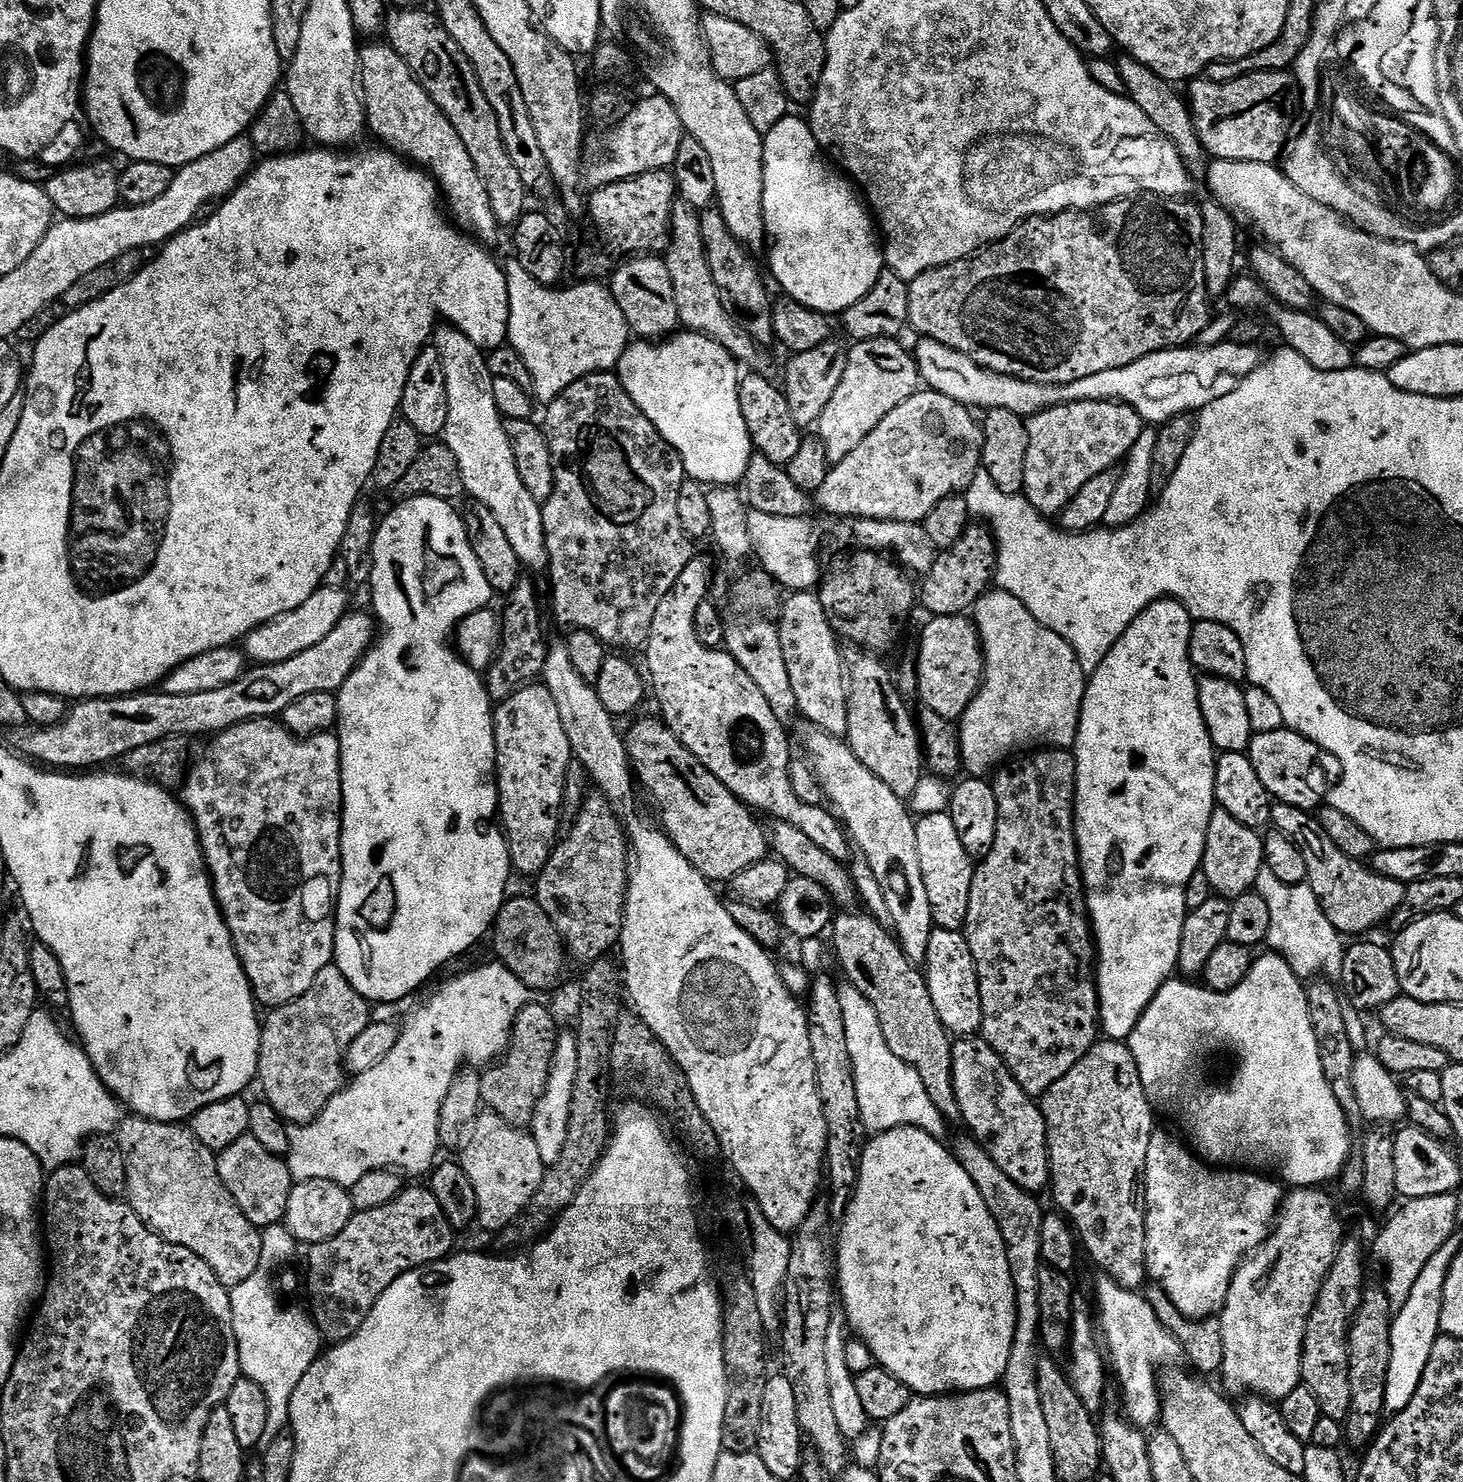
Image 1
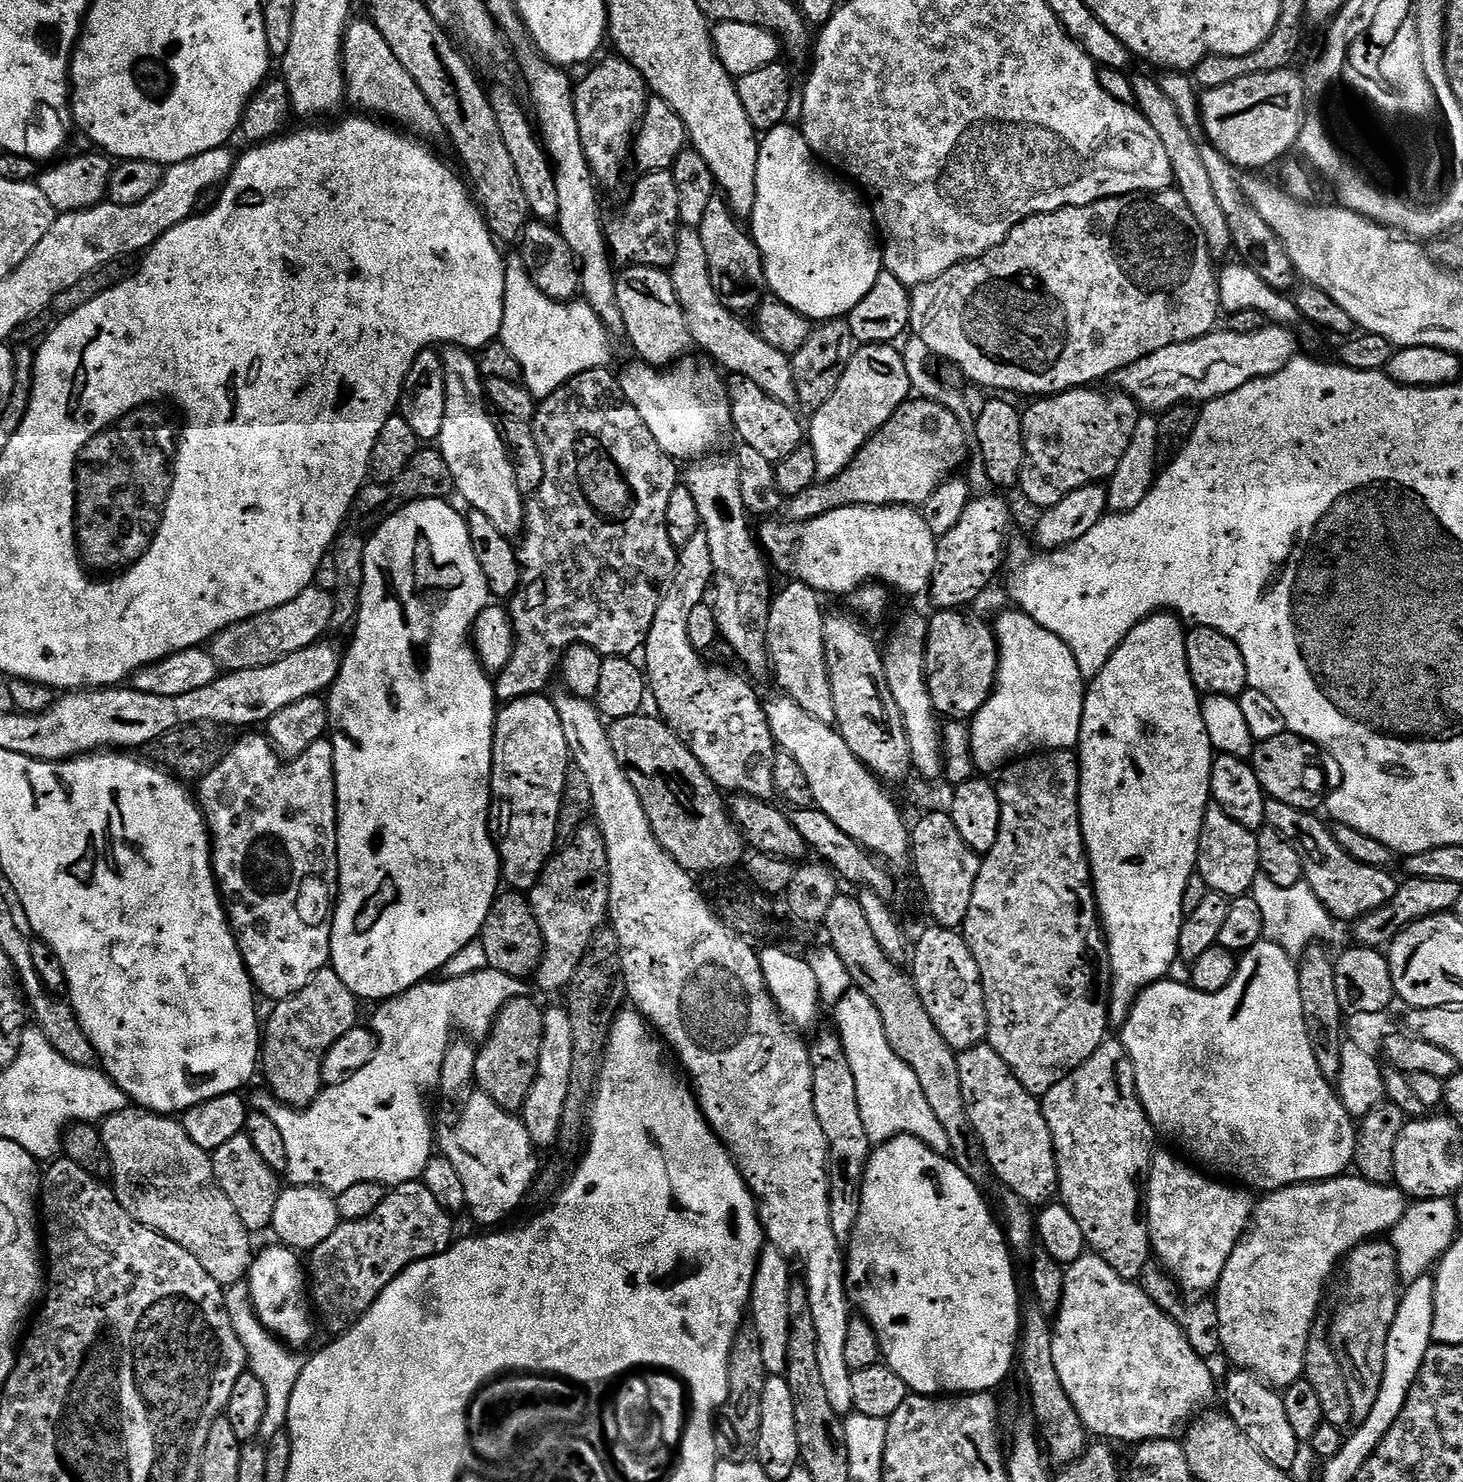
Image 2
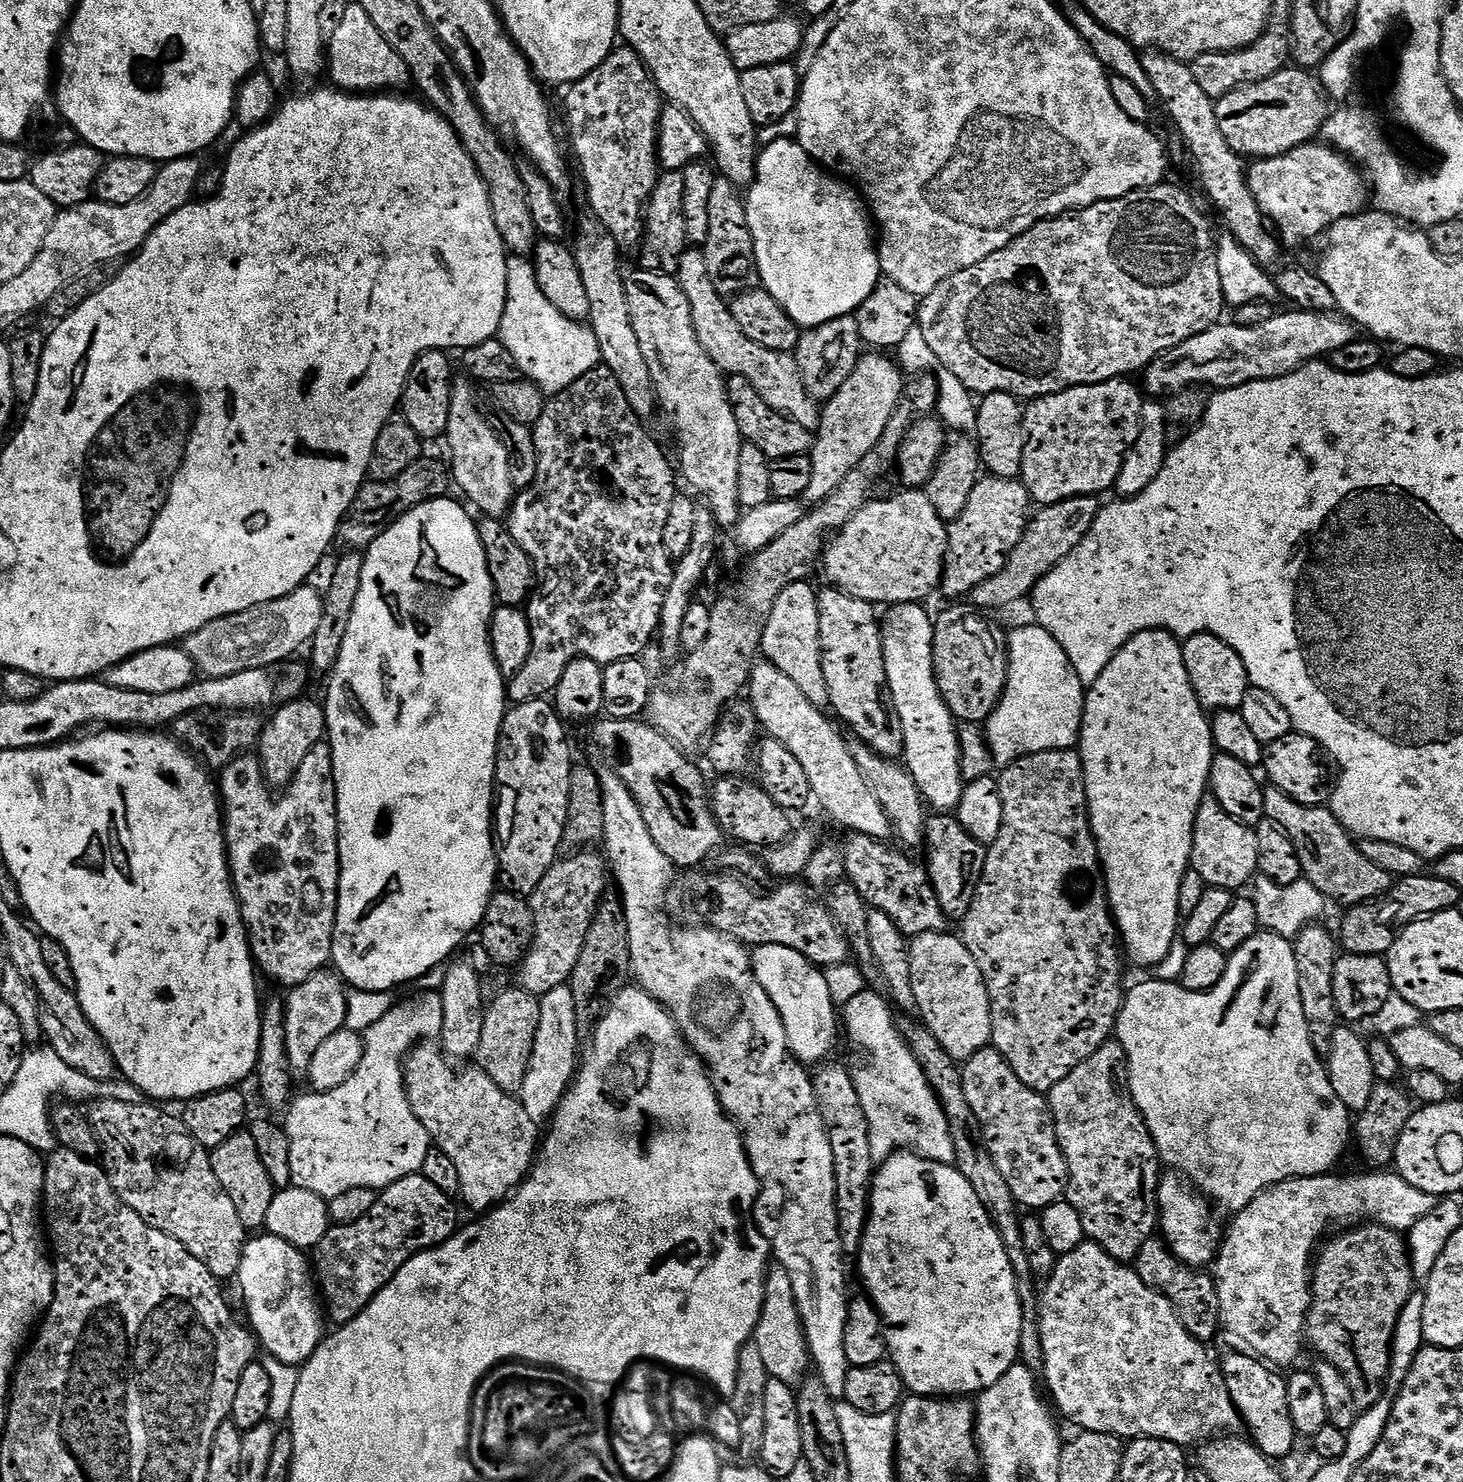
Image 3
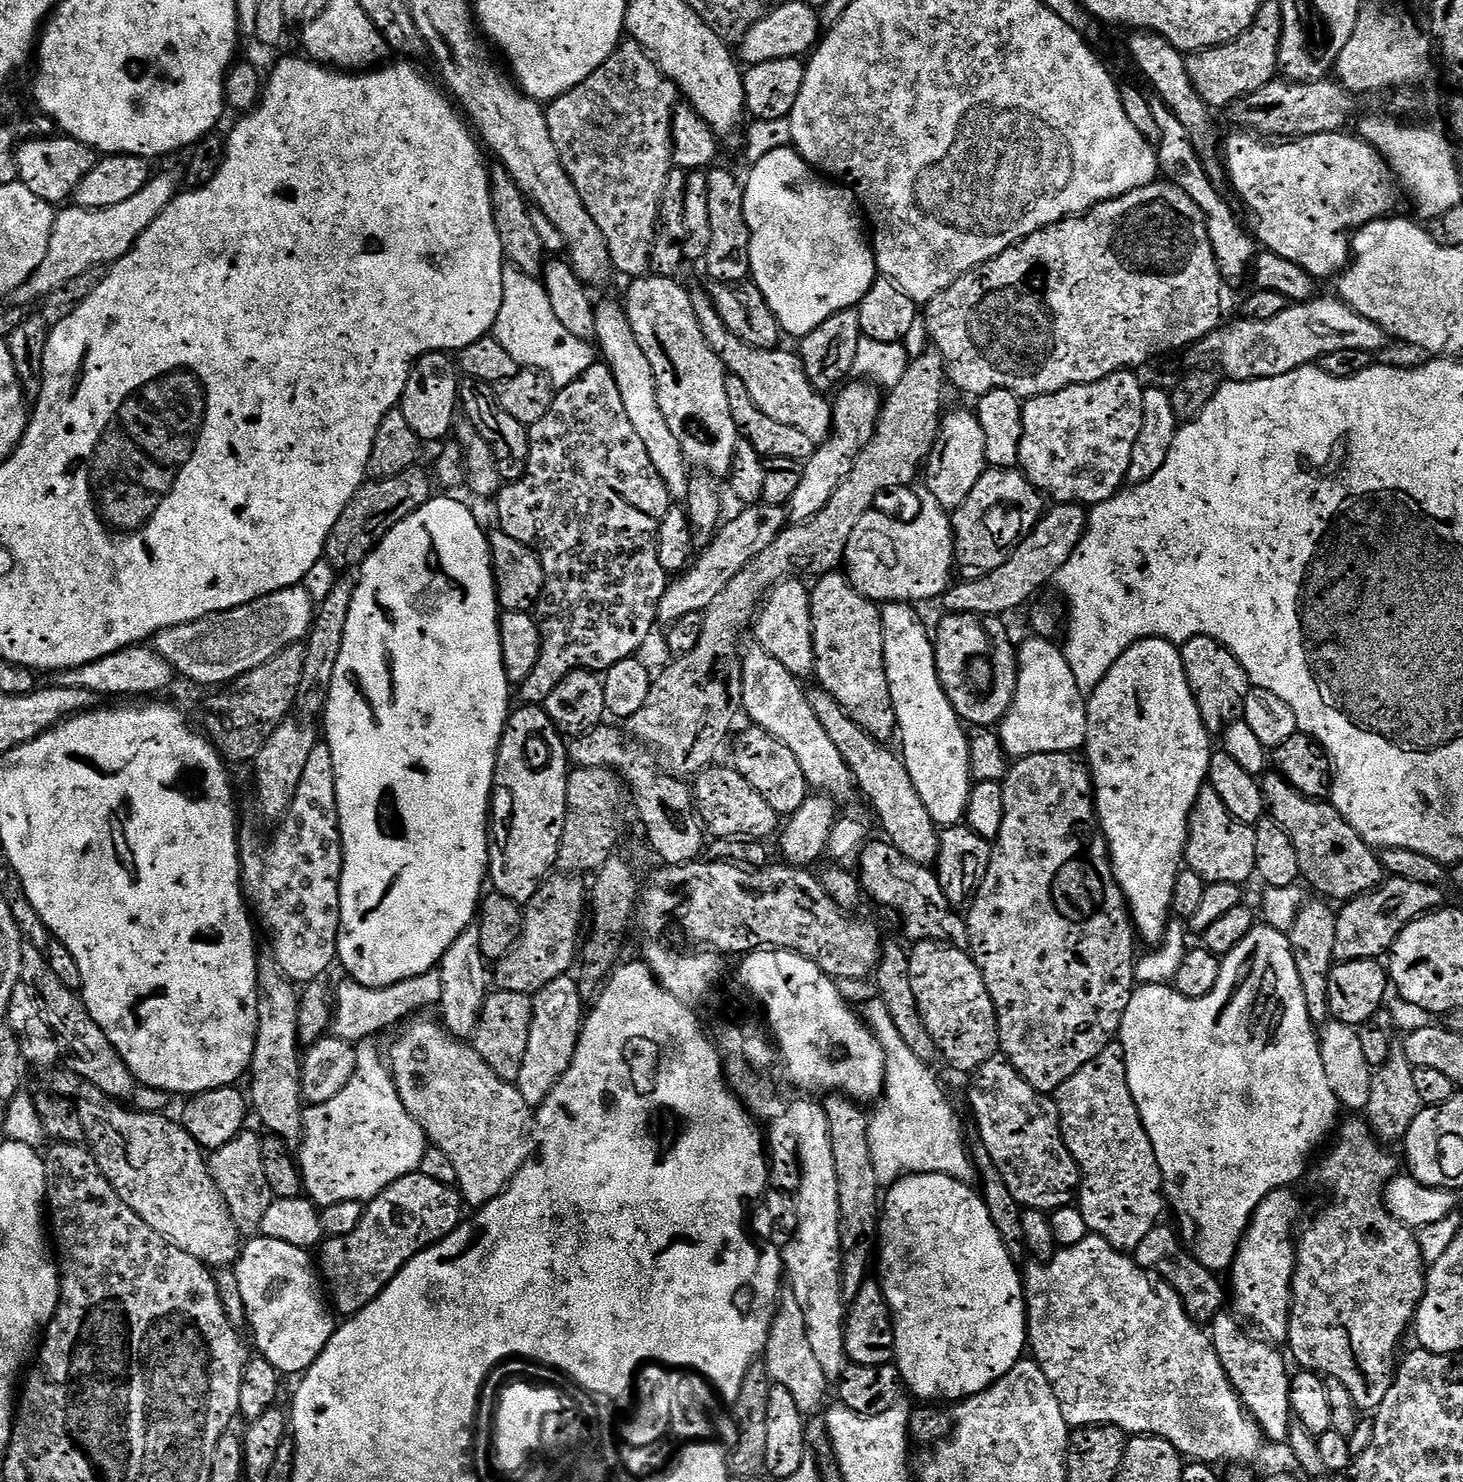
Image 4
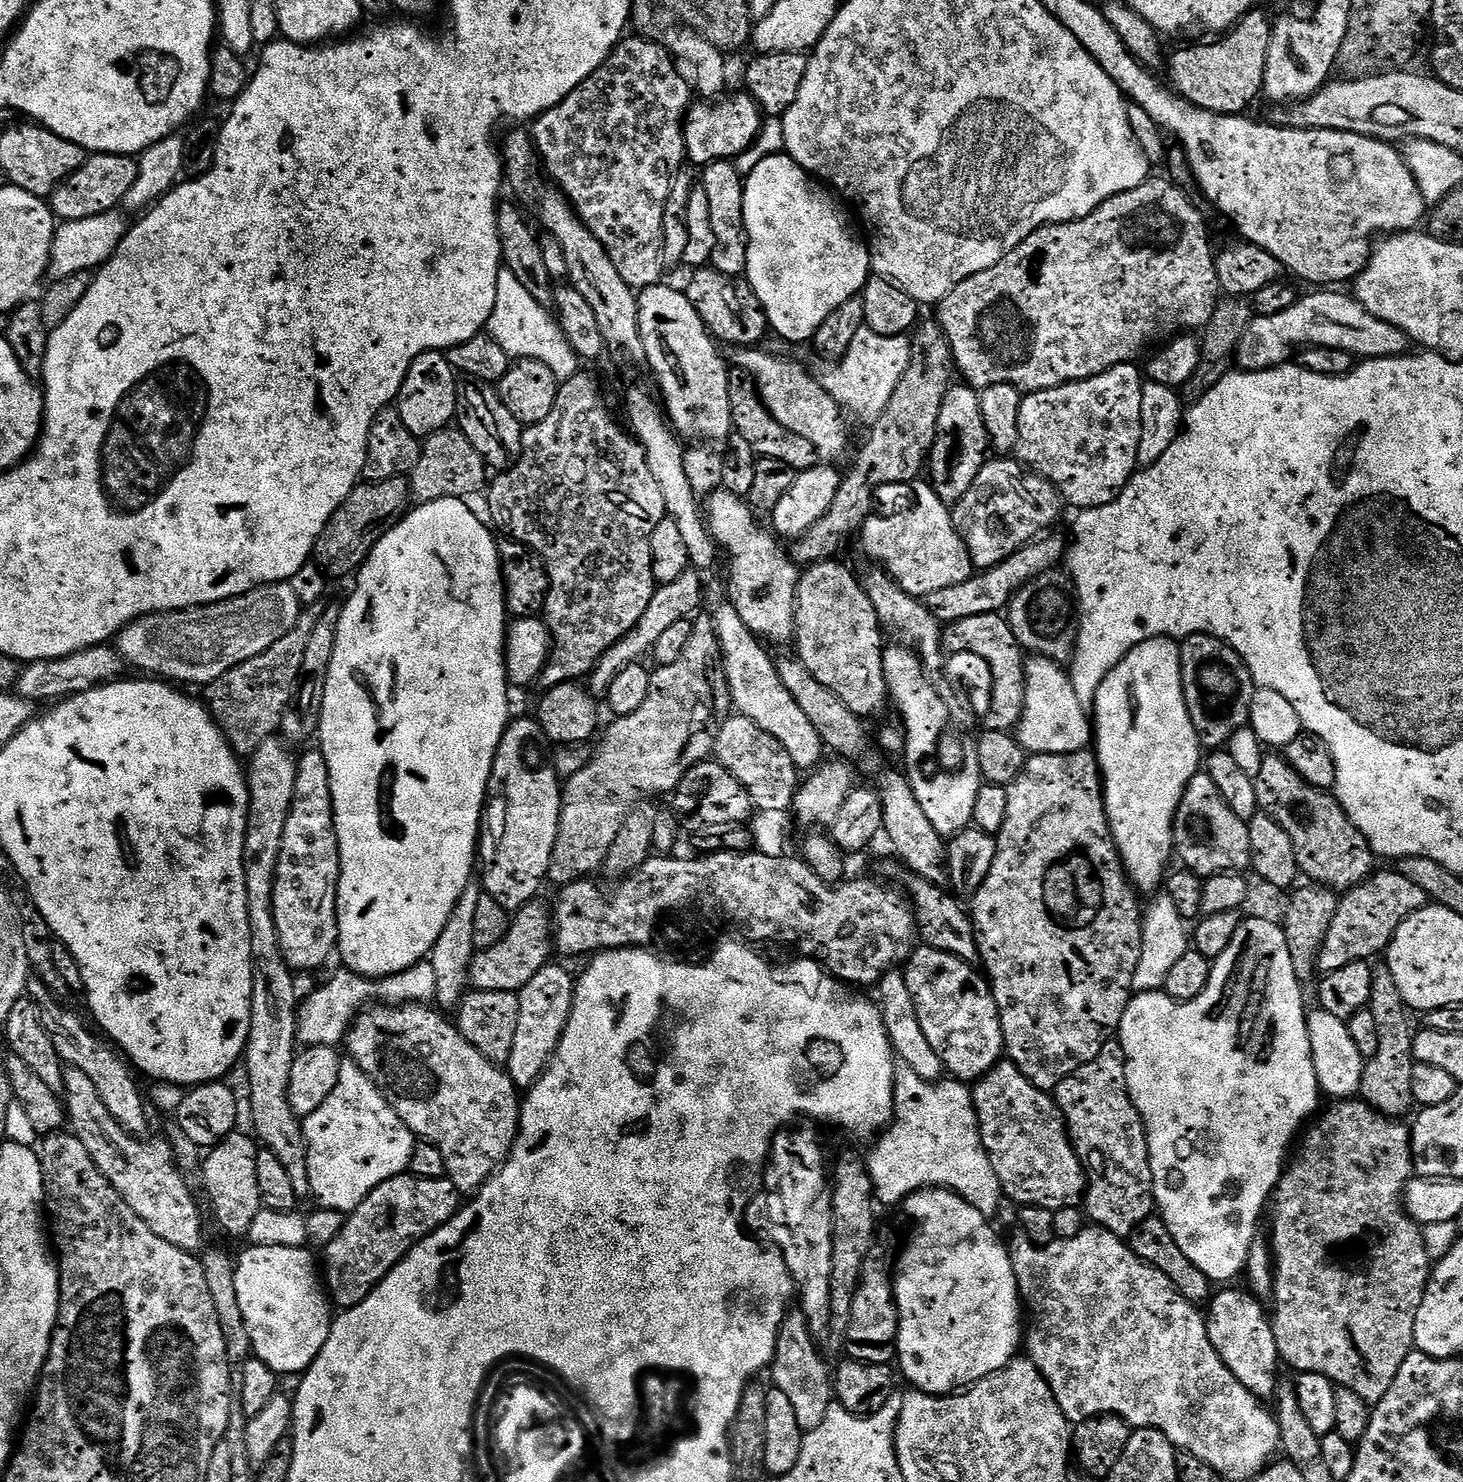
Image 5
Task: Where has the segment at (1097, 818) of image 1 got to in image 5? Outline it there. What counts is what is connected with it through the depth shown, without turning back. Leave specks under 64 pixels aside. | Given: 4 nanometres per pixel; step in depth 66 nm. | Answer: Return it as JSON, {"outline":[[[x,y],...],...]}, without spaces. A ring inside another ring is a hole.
{"outline":[[[1159,636],[1134,646],[1134,650],[1130,650],[1130,654],[1126,654],[1126,658],[1102,678],[1090,719],[1094,725],[1096,761],[1100,764],[1100,775],[1104,777],[1104,805],[1112,841],[1116,843],[1124,871],[1133,885],[1141,893],[1155,893],[1165,883],[1168,863],[1174,860],[1172,827],[1182,794],[1202,768],[1202,745],[1194,730],[1194,722],[1190,722],[1190,710],[1186,710],[1180,644],[1169,637]]]}

